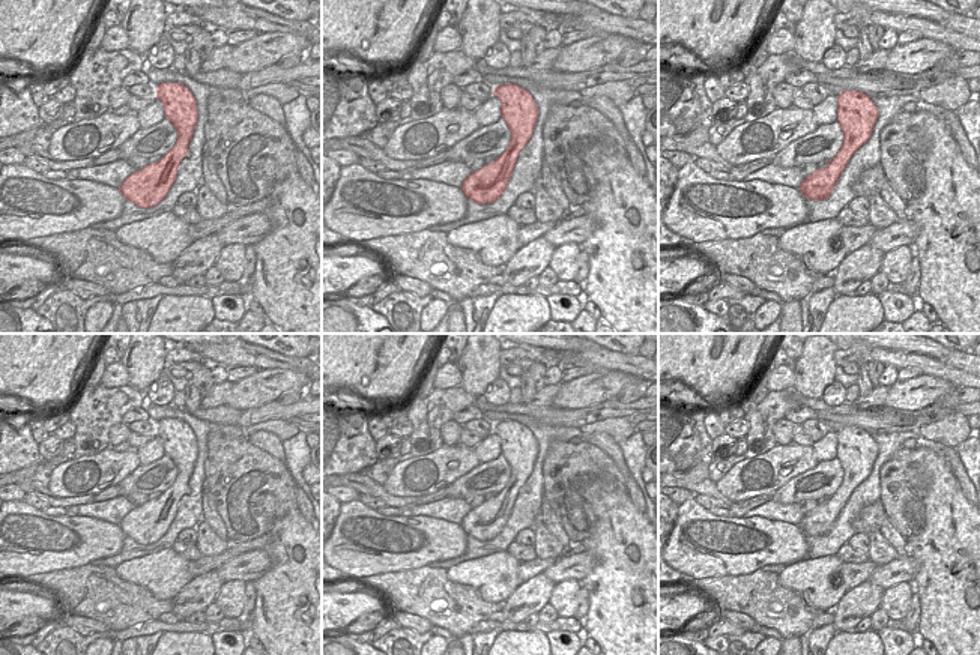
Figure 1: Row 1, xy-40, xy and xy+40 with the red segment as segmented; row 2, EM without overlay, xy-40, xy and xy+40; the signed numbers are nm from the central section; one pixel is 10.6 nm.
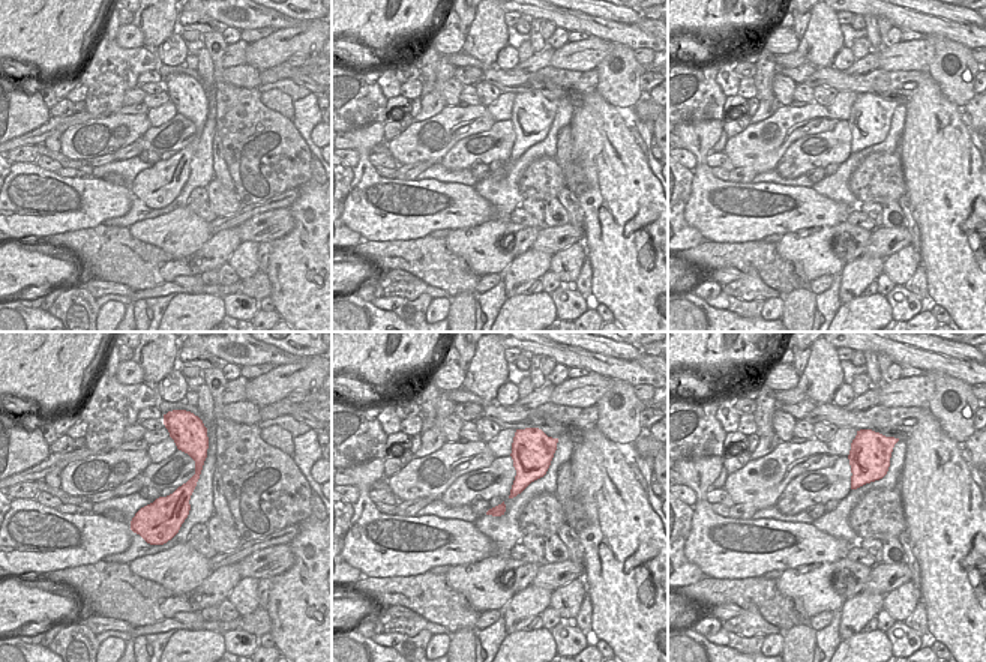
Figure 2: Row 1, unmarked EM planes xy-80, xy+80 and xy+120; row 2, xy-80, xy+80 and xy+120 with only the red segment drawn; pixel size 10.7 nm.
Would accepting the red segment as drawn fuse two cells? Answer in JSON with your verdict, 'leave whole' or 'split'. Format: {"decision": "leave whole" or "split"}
{"decision": "leave whole"}

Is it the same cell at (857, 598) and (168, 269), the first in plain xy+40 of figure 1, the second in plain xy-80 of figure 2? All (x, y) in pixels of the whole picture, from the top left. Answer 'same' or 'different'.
different

